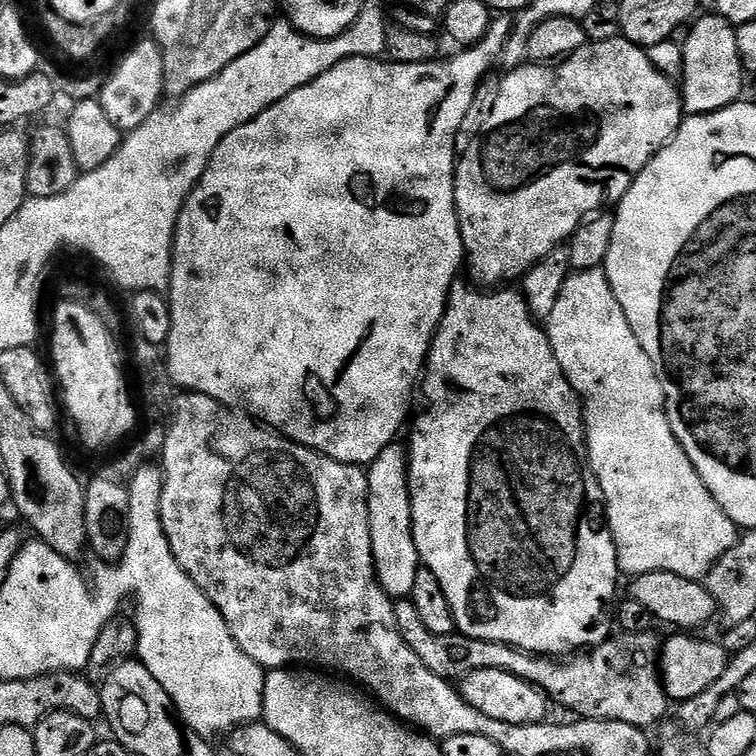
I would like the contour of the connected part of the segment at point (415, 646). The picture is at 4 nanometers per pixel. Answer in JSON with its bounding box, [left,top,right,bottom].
[395,599,670,730]

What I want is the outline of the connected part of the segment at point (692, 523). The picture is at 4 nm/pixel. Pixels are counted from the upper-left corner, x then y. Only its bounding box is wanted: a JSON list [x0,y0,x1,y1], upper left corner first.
[546,268,738,580]

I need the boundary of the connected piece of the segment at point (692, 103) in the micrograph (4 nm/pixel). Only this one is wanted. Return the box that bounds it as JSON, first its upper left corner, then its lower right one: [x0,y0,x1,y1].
[681,13,746,115]

